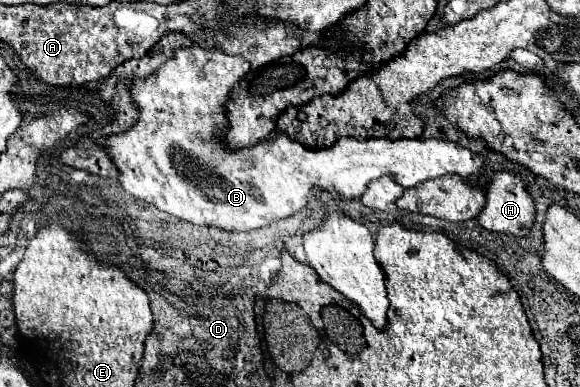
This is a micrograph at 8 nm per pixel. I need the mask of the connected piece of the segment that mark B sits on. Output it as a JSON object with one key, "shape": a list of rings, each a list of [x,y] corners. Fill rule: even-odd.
{"shape":[[[182,47],[176,49],[172,59],[166,61],[158,71],[146,79],[132,79],[130,97],[138,107],[138,121],[124,133],[108,135],[100,139],[100,147],[110,155],[118,169],[118,181],[122,189],[136,199],[142,199],[182,221],[206,227],[218,227],[228,233],[252,231],[272,225],[280,219],[288,219],[304,209],[318,191],[328,191],[340,199],[356,199],[364,193],[368,181],[378,177],[392,177],[402,187],[412,187],[416,183],[436,179],[442,175],[460,175],[468,183],[472,175],[478,175],[476,187],[486,185],[484,179],[484,159],[470,149],[460,147],[454,141],[442,139],[364,139],[338,137],[326,149],[306,149],[304,145],[288,139],[284,133],[270,133],[260,145],[252,149],[240,149],[240,153],[224,153],[216,145],[216,133],[224,129],[224,105],[228,103],[230,89],[236,81],[250,71],[250,65],[240,55],[228,55],[222,49],[200,49]]]}

